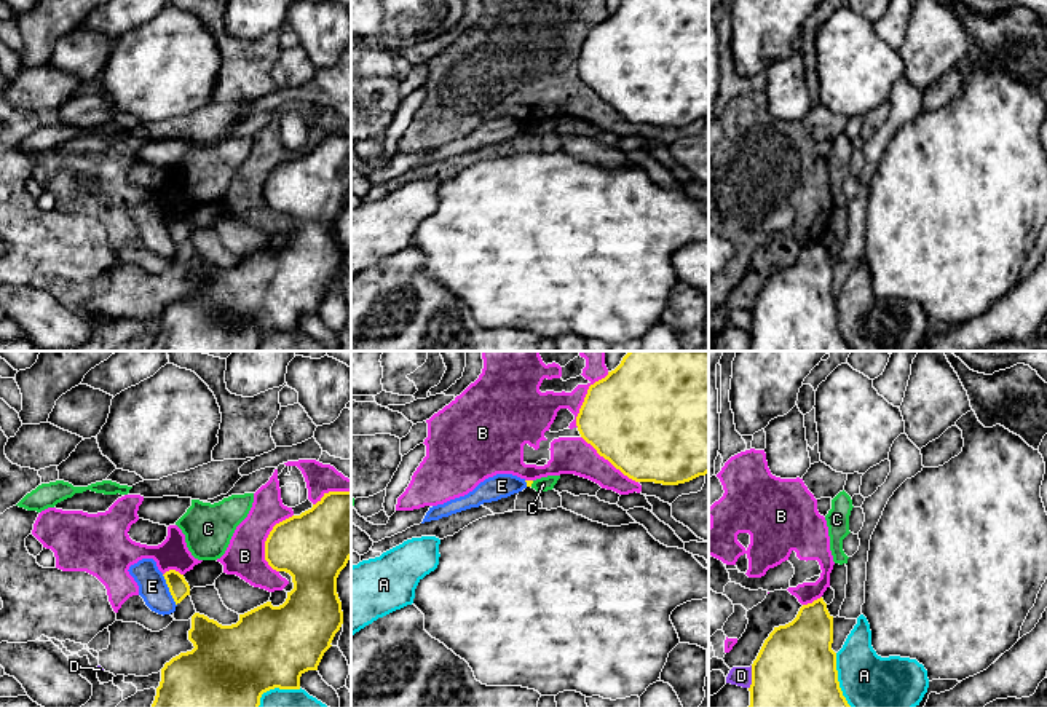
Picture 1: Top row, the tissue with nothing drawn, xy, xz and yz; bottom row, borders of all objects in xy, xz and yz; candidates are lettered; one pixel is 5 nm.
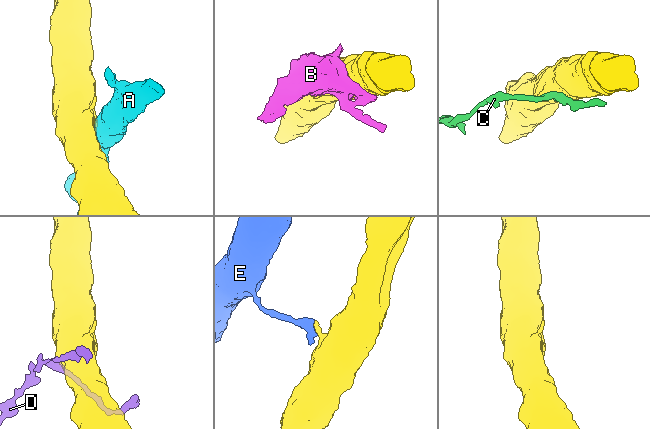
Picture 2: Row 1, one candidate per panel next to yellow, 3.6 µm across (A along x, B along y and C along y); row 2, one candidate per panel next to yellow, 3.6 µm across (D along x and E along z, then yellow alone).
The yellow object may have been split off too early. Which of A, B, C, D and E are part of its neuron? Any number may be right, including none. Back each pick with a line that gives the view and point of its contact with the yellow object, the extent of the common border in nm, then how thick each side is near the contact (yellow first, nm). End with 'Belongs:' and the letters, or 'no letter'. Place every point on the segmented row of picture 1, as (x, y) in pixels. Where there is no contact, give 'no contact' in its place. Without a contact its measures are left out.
Belongs: no letter

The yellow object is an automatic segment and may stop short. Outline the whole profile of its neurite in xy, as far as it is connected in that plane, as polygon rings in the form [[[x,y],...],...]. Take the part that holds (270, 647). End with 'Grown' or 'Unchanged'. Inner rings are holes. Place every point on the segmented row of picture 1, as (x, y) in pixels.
[[[329,492],[300,515],[292,515],[273,527],[265,541],[265,560],[276,571],[292,576],[294,589],[282,605],[267,602],[244,614],[231,626],[222,626],[204,614],[192,616],[188,640],[193,650],[180,653],[161,669],[161,681],[152,707],[259,707],[263,693],[300,689],[300,677],[318,670],[324,653],[332,646],[343,624],[342,602],[337,594],[337,578],[351,559],[351,492]]]. Unchanged

